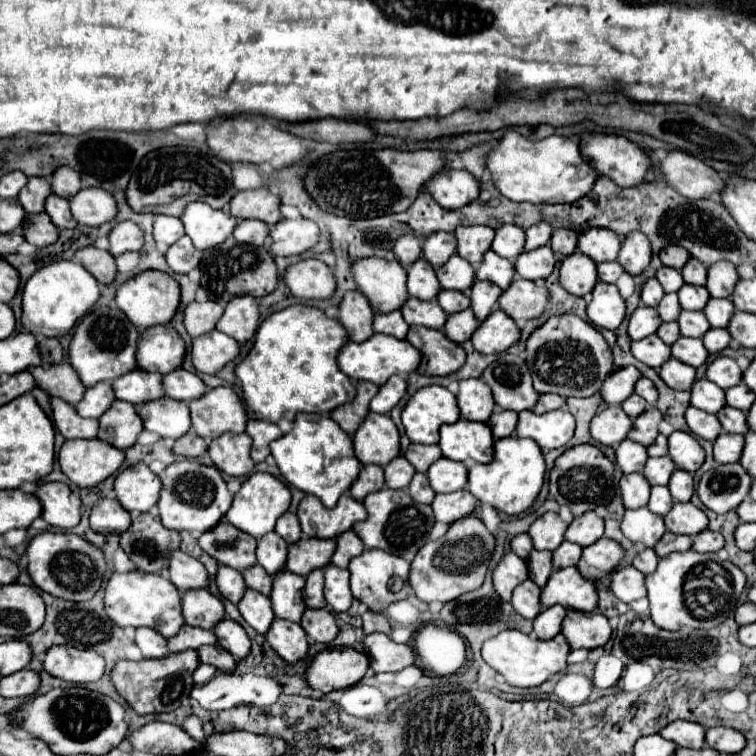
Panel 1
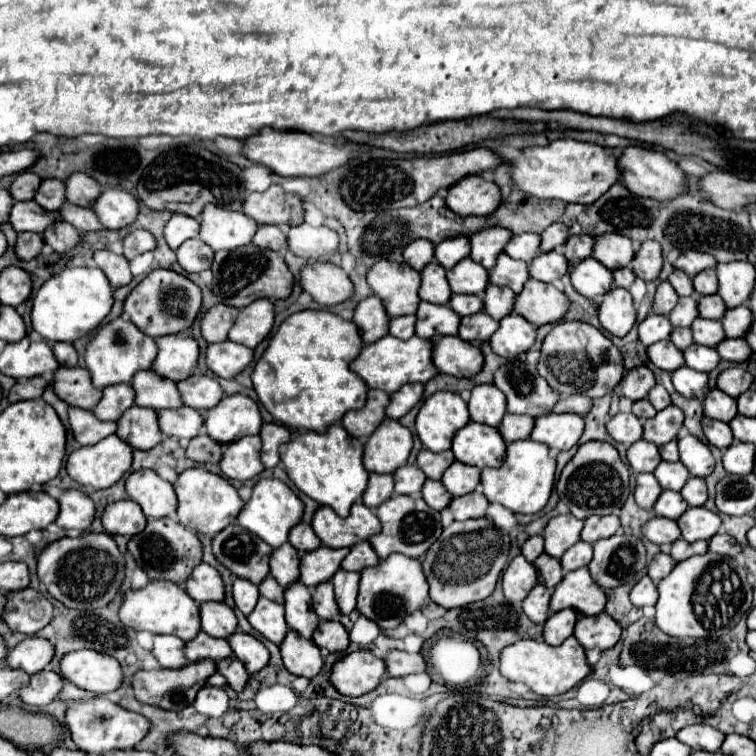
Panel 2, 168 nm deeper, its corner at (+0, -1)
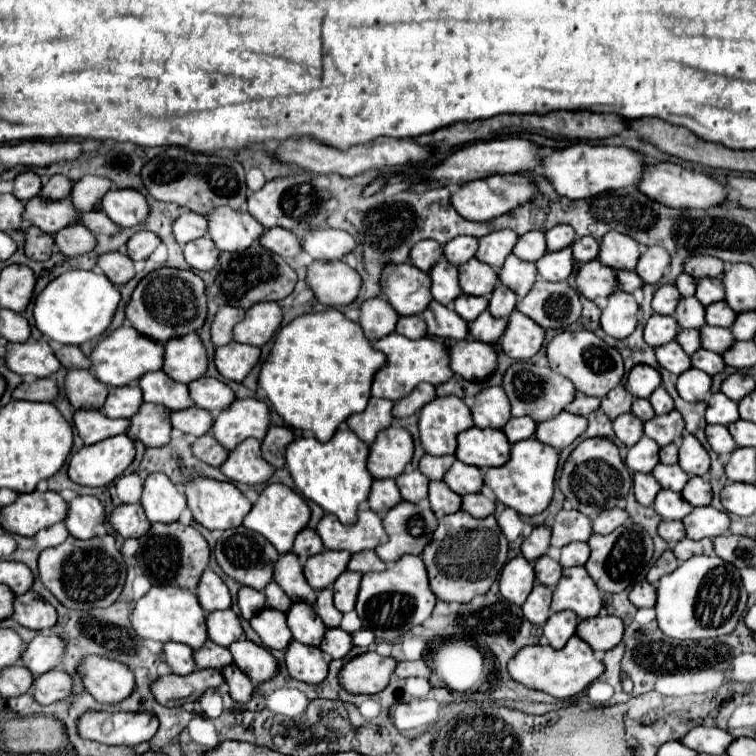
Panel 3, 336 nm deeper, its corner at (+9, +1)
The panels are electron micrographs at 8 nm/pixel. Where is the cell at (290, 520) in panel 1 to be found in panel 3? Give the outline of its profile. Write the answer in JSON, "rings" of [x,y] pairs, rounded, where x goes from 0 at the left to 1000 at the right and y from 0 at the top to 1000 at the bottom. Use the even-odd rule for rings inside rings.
{"rings":[[[401,700],[393,708],[390,721],[388,721],[388,731],[396,739],[406,739],[406,737],[414,737],[414,734],[422,734],[422,731],[427,731],[427,726],[430,726],[430,721],[427,721],[425,710],[414,700]]]}

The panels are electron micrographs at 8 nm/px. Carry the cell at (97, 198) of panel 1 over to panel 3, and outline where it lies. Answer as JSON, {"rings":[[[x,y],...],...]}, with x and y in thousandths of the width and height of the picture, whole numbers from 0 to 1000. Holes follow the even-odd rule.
{"rings":[[[152,250],[136,261],[134,276],[157,300],[179,300],[192,295],[197,284],[197,269],[189,255],[179,250]]]}

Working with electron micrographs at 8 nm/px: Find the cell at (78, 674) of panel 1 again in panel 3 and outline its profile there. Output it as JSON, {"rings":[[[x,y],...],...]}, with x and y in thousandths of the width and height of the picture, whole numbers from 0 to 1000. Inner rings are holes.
{"rings":[[[115,869],[102,885],[112,911],[131,930],[160,930],[179,911],[179,896],[168,880],[149,872]]]}

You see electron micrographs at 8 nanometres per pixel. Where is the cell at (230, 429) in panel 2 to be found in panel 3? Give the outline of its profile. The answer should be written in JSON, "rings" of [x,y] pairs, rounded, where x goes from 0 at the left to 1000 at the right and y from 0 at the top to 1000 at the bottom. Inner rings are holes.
{"rings":[[[313,528],[303,541],[292,544],[282,560],[282,575],[298,594],[311,594],[327,578],[348,581],[358,562],[356,536],[340,528]]]}

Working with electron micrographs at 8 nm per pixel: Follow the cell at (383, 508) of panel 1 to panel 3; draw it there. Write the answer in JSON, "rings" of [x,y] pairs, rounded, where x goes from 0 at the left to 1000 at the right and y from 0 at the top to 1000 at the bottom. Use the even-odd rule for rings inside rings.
{"rings":[[[530,663],[522,673],[517,673],[509,684],[507,684],[507,694],[509,694],[509,702],[515,708],[515,716],[509,721],[501,721],[496,726],[499,737],[504,737],[504,742],[509,745],[522,745],[525,739],[530,739],[533,734],[557,734],[562,721],[570,716],[575,700],[578,700],[578,684],[573,681],[567,665],[538,665],[538,663]]]}

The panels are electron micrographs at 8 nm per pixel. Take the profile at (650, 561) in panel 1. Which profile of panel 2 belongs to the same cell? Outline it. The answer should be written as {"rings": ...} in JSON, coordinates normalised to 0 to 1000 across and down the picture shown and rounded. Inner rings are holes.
{"rings":[[[870,731],[870,734],[860,742],[860,747],[857,747],[857,763],[860,763],[865,771],[870,771],[873,766],[878,766],[878,763],[884,761],[884,755],[889,753],[889,747],[892,747],[892,739],[889,739],[886,734]]]}

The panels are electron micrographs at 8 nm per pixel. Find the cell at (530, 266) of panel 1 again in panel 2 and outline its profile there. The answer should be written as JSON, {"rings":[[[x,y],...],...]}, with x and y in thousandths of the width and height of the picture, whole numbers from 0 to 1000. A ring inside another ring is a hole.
{"rings":[[[725,332],[725,335],[709,337],[709,343],[701,348],[698,358],[701,358],[704,369],[730,374],[733,369],[741,369],[751,358],[751,348],[741,332]]]}

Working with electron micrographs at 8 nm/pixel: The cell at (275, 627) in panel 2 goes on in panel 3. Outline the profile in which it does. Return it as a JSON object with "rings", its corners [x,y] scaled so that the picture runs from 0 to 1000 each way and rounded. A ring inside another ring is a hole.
{"rings":[[[353,803],[340,811],[340,816],[335,816],[329,824],[345,843],[348,853],[356,858],[380,858],[380,853],[388,848],[380,816],[366,806]]]}

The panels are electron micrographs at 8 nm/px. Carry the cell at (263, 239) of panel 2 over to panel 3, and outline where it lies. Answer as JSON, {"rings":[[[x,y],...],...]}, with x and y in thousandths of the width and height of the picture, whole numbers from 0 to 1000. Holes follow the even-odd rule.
{"rings":[[[374,300],[353,303],[343,321],[372,340],[393,340],[398,335],[398,316]]]}

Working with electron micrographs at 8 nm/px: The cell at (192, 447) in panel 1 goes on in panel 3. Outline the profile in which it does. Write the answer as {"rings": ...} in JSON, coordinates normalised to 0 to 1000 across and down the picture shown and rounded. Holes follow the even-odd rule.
{"rings":[[[274,573],[255,586],[255,602],[274,615],[292,618],[303,604],[303,597],[282,578],[282,573]]]}

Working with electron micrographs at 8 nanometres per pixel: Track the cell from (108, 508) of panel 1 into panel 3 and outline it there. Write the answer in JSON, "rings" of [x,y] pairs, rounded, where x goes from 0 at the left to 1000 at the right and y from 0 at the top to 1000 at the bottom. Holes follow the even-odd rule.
{"rings":[[[176,665],[176,668],[157,668],[147,684],[144,684],[149,700],[163,710],[189,710],[197,700],[200,692],[194,689],[194,681],[187,671],[187,665]]]}

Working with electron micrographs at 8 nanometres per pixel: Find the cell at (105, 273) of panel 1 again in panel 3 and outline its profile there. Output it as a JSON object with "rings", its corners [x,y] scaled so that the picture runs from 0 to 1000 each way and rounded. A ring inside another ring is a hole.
{"rings":[[[139,335],[131,340],[128,351],[152,377],[163,377],[179,366],[176,345],[163,335]]]}

